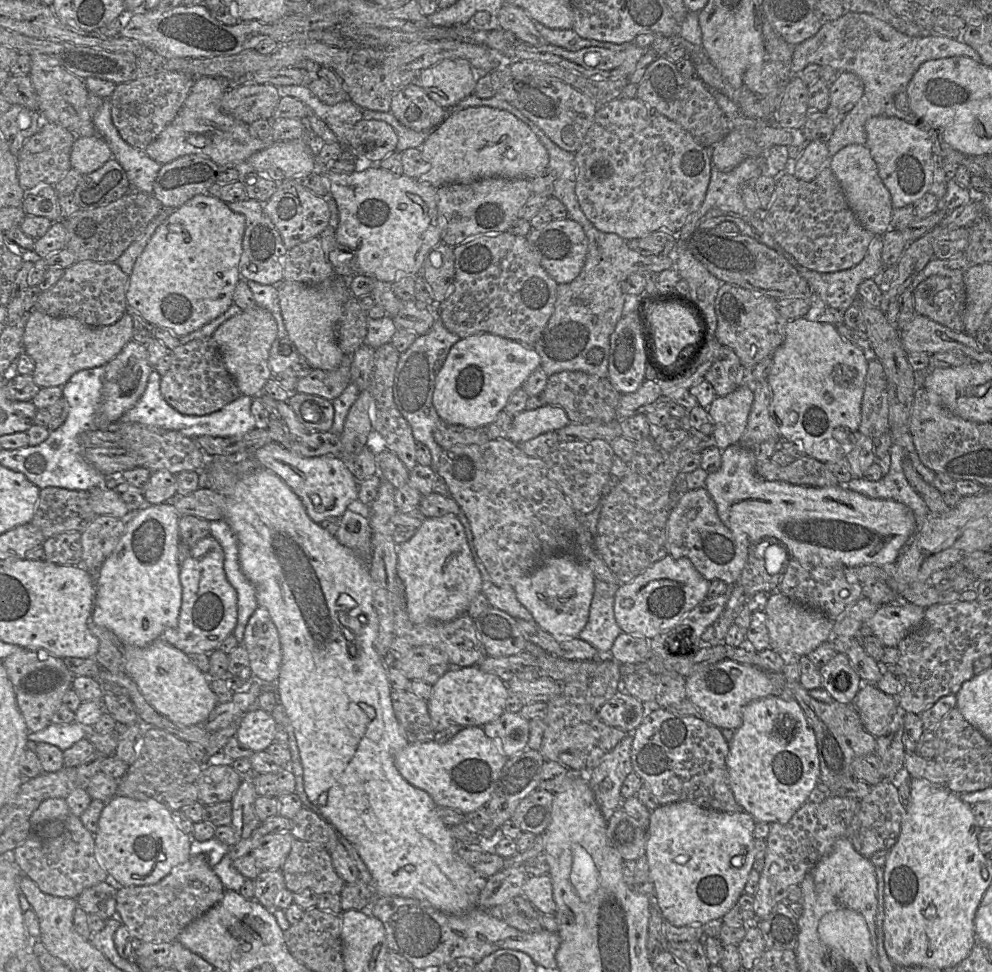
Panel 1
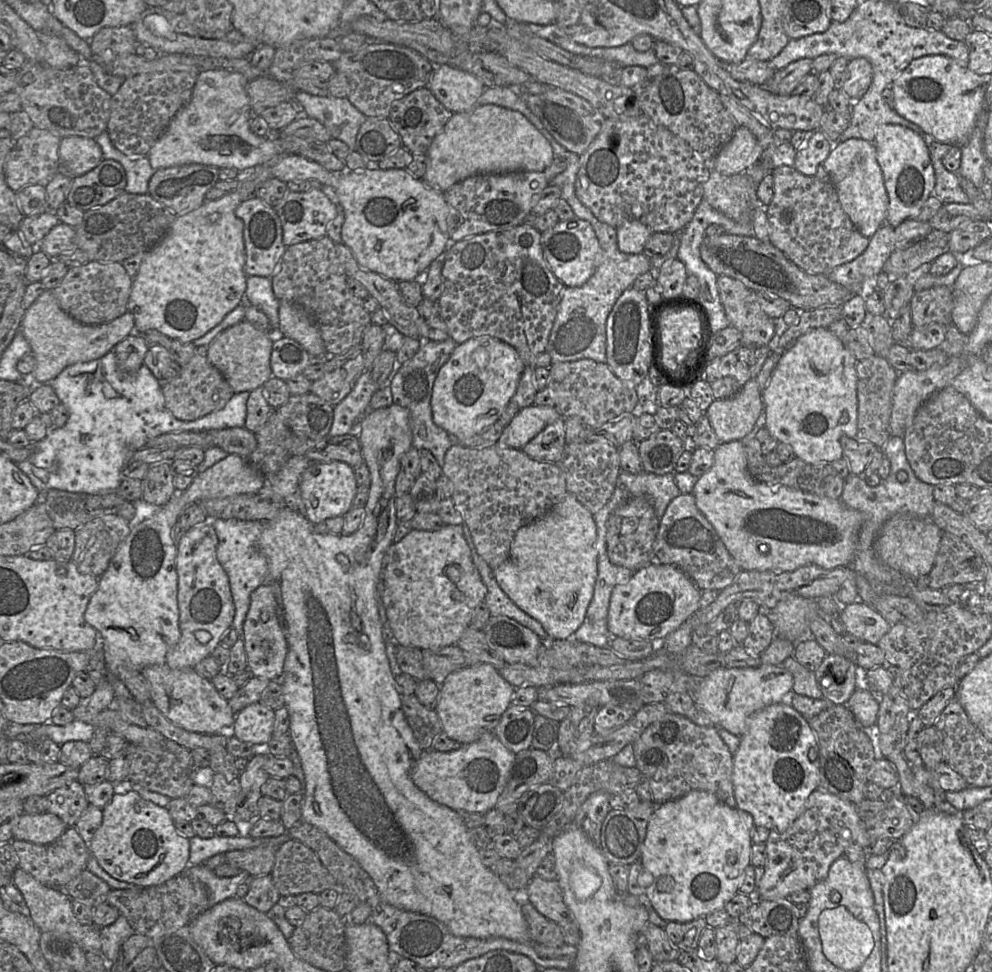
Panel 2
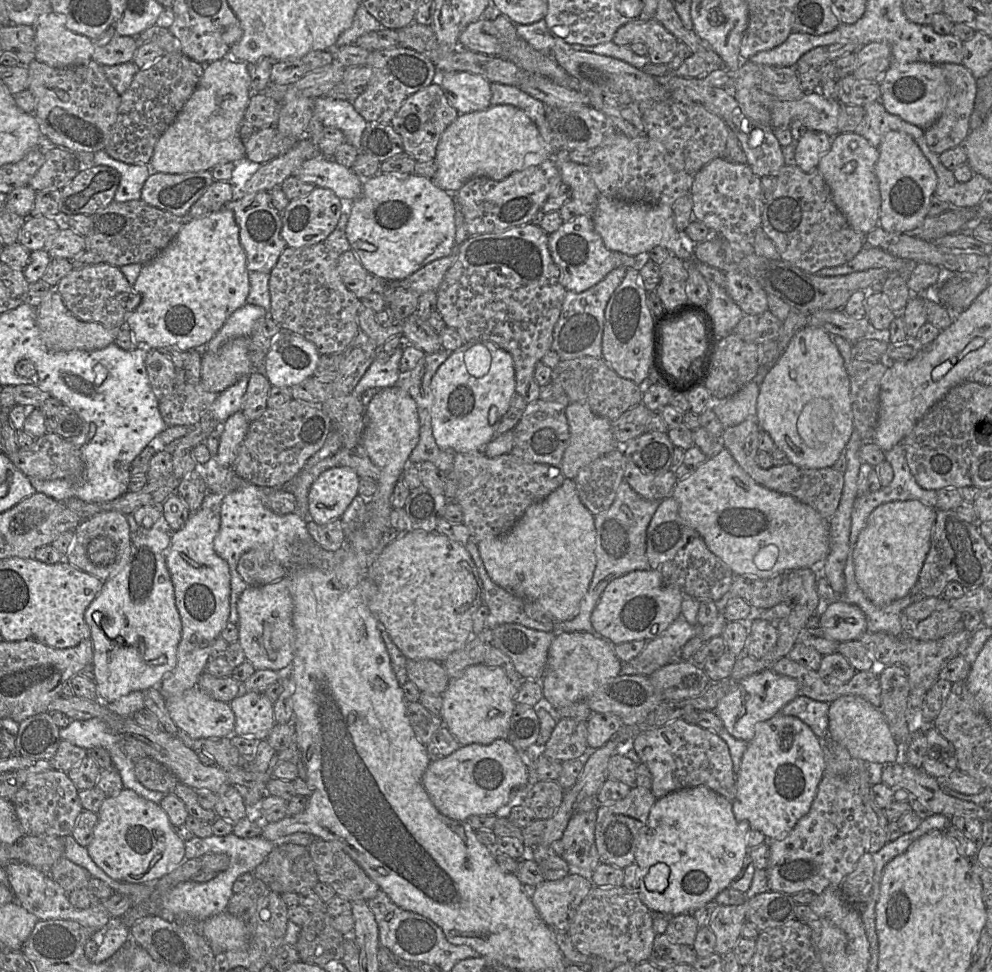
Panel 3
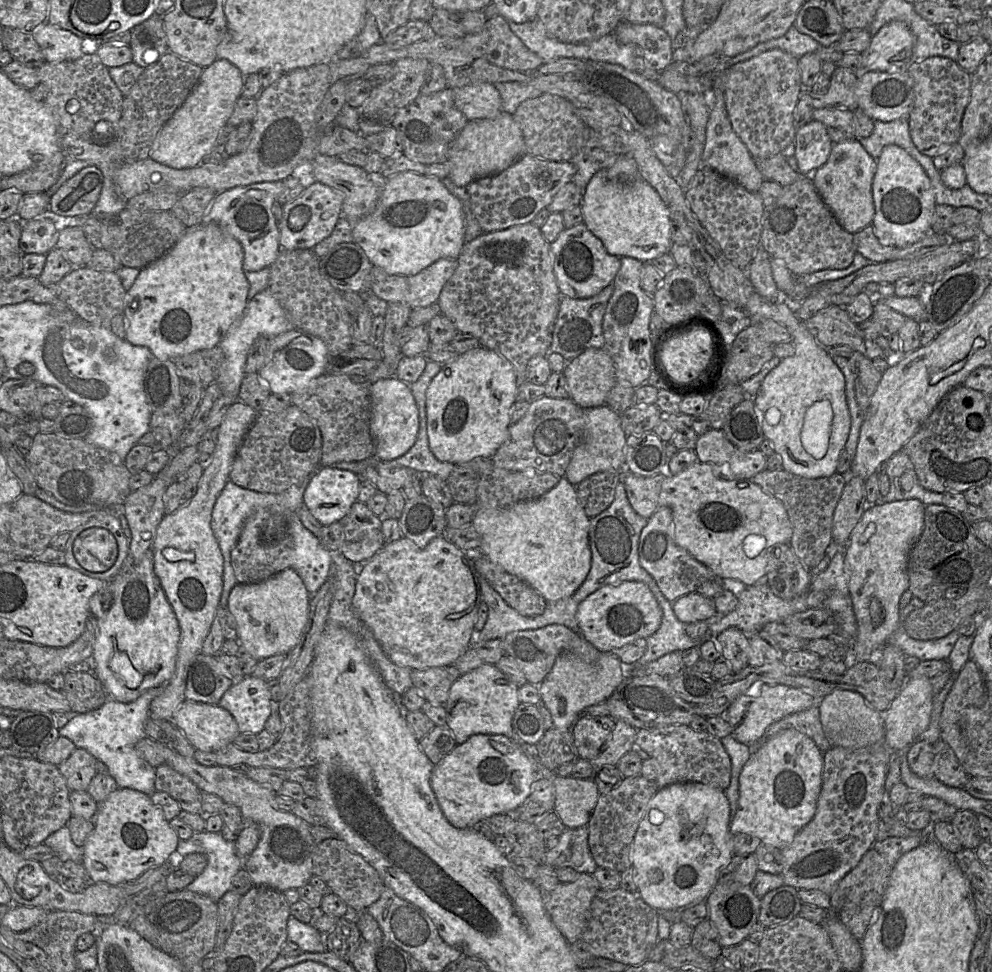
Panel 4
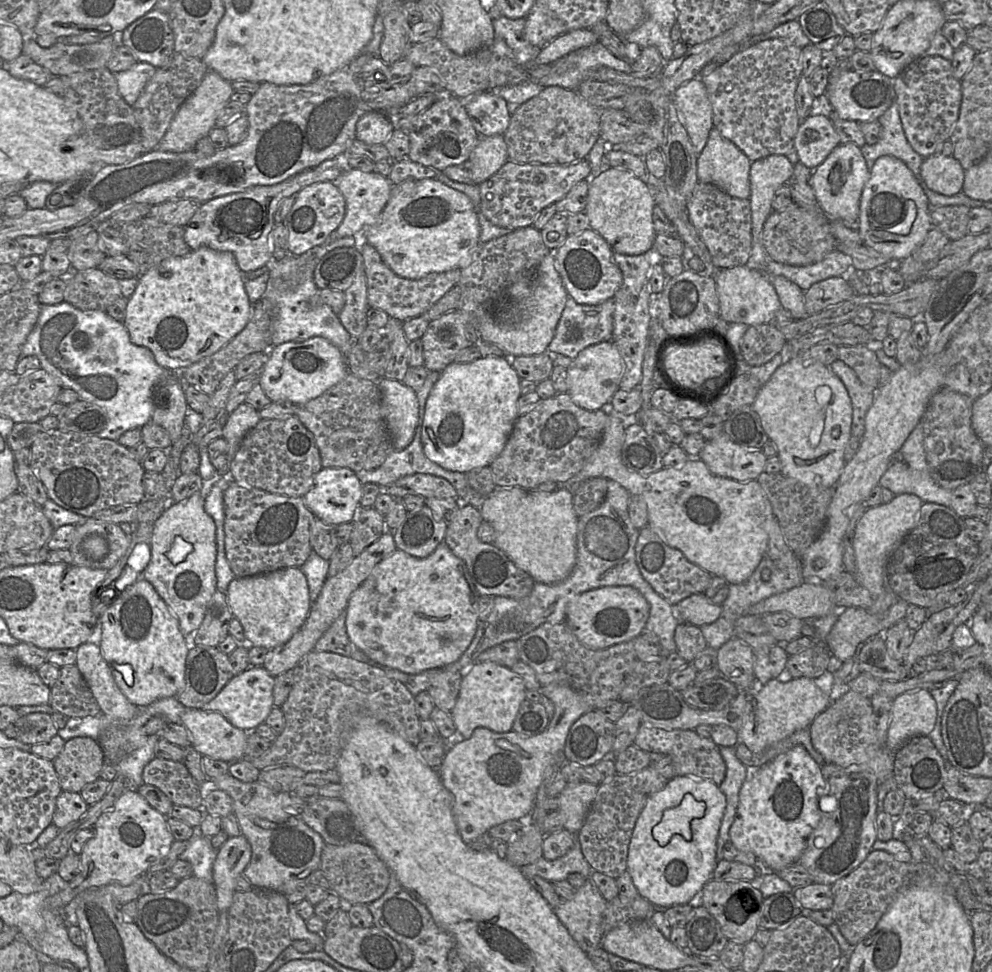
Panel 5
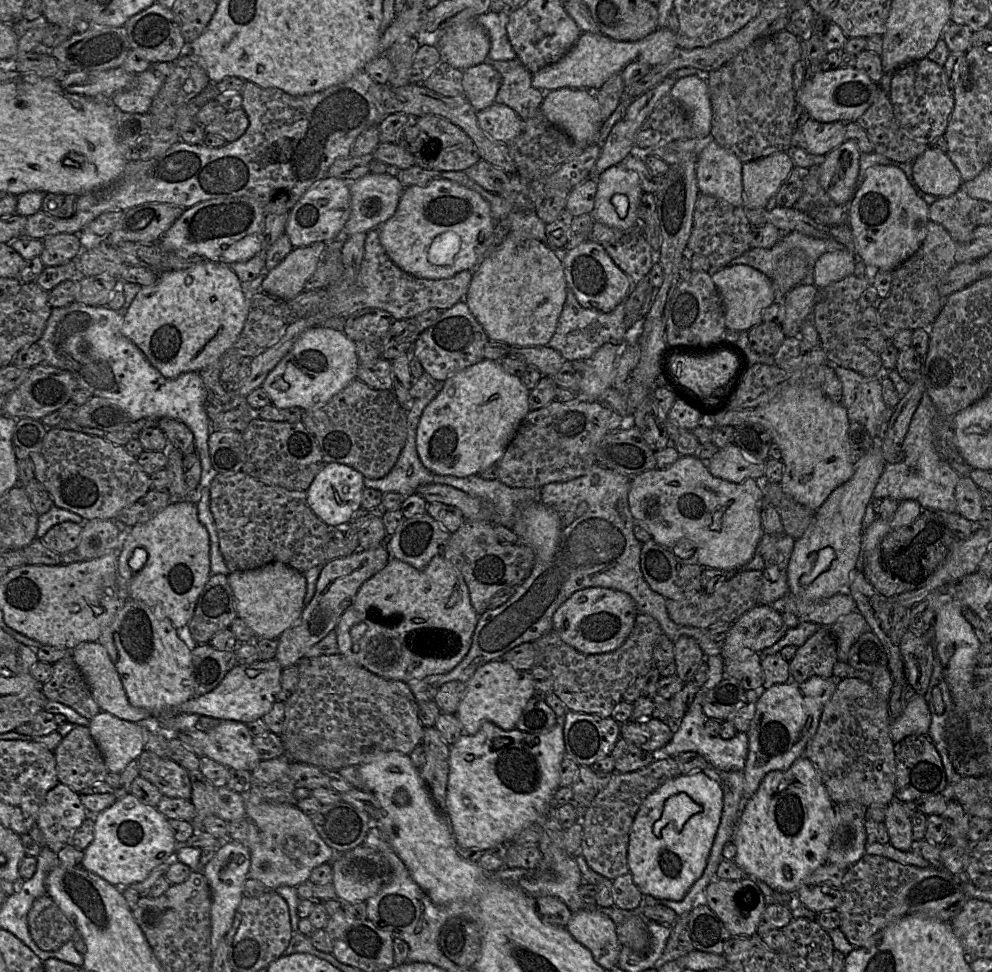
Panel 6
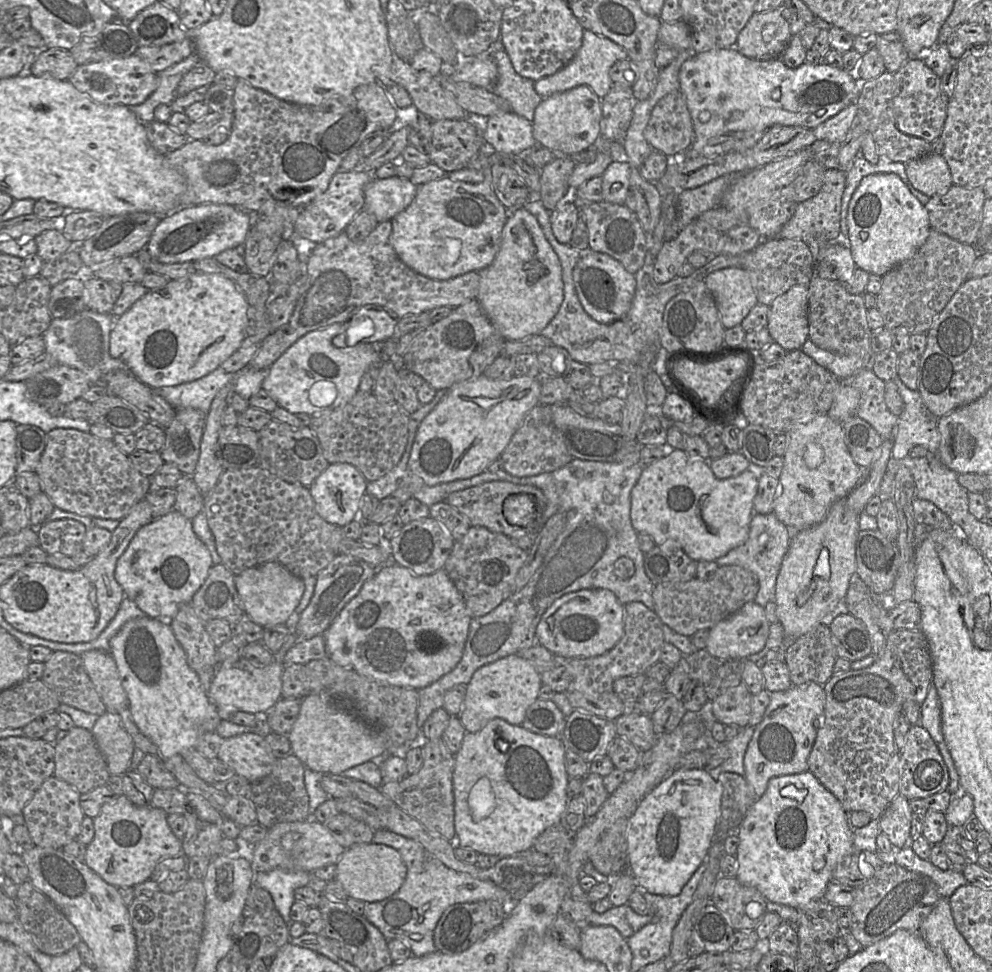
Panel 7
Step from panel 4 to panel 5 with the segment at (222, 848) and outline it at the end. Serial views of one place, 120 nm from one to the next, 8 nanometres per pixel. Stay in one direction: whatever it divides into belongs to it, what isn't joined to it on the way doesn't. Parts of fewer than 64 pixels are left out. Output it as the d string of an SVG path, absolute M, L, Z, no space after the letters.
M195 829L195 835L187 841L190 841L188 847L179 855L179 859L191 863L193 876L213 883L213 863L217 856L217 851L211 844L211 837L203 836Z

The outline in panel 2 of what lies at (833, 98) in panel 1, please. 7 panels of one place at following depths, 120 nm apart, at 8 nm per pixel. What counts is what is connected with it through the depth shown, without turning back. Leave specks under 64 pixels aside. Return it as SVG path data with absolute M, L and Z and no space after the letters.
M863 57L851 59L837 88L842 89L850 98L852 106L866 93L871 85L873 69L871 63Z

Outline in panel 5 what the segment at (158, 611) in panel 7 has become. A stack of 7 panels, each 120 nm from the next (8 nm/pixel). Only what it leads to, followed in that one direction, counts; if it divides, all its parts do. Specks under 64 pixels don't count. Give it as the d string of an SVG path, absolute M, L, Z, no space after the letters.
M216 473L209 480L203 480L203 487L192 496L177 503L168 503L167 507L159 518L154 522L151 537L150 561L143 570L142 577L155 588L159 596L167 604L171 612L179 622L180 630L191 646L192 637L201 625L205 608L214 592L217 590L217 580L215 574L216 563L216 527L214 520L204 509L205 498L212 485L221 477Z

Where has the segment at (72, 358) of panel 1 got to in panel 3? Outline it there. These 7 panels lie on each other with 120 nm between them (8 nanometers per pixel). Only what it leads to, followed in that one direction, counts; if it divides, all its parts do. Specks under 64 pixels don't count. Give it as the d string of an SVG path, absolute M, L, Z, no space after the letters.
M52 289L36 309L36 322L45 345L52 351L94 351L115 342L119 328L107 328L100 323L76 318L64 305L61 295Z

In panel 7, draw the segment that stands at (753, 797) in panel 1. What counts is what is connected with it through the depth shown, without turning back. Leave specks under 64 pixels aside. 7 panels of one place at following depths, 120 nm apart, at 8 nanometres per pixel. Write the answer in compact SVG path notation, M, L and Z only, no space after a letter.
M809 770L772 777L765 793L749 808L737 836L739 844L736 853L736 878L739 882L756 888L771 902L796 909L813 899L823 898L836 866L855 850L854 836L848 826L845 810L838 799Z

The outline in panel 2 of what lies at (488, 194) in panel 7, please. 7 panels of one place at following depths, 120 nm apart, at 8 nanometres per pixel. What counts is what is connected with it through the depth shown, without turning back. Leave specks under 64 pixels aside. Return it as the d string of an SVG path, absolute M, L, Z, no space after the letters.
M342 169L331 173L337 177L333 188L344 210L342 241L350 248L358 264L394 282L417 280L421 284L421 278L432 261L445 251L450 238L444 192L430 187L407 169Z

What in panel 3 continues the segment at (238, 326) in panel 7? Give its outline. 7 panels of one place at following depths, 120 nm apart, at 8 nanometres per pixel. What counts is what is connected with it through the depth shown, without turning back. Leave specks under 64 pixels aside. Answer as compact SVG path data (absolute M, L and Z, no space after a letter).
M223 207L207 216L187 221L184 218L182 228L168 246L143 264L132 286L132 292L140 295L140 303L135 310L127 312L125 324L135 342L147 349L202 349L228 317L246 304L250 285L248 273L246 253L239 239L239 226L230 209Z

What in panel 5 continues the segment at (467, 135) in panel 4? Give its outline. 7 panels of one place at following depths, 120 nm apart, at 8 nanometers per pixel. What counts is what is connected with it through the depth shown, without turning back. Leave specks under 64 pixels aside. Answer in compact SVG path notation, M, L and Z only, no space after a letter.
M504 135L480 136L468 159L471 163L472 183L479 185L489 179L508 160Z

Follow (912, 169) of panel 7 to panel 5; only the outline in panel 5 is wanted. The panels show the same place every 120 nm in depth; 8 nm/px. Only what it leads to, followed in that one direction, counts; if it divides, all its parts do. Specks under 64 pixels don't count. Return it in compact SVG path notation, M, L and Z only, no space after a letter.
M928 156L920 172L927 187L934 192L952 196L962 191L965 170L953 156Z

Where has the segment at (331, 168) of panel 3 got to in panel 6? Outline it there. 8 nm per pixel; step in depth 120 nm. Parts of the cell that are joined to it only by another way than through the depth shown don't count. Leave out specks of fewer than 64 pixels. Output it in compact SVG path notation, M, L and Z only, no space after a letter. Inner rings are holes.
M368 173L365 176L350 182L350 216L335 240L345 241L348 236L355 233L367 233L371 229L378 228L394 215L403 190L404 186L400 181L396 177L386 173ZM316 242L293 248L285 259L267 272L261 289L271 297L289 301L304 291L307 279L314 273L327 243Z

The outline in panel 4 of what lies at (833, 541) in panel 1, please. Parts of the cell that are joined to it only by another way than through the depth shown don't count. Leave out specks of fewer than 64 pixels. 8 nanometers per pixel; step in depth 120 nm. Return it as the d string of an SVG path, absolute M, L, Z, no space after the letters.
M695 462L676 475L668 475L662 483L659 506L672 510L675 542L722 579L739 580L747 586L767 574L770 552L779 544L789 544L792 526L783 504L750 479L736 479L727 463Z

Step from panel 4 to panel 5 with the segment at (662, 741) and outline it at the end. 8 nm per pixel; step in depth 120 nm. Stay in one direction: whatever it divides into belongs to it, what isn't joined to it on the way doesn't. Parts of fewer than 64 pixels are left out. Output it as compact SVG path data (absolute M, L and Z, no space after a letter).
M641 723L633 743L636 747L647 751L671 756L675 776L687 775L694 778L710 780L718 786L726 774L726 765L719 746L711 737L702 737L694 729L665 730L646 723Z

